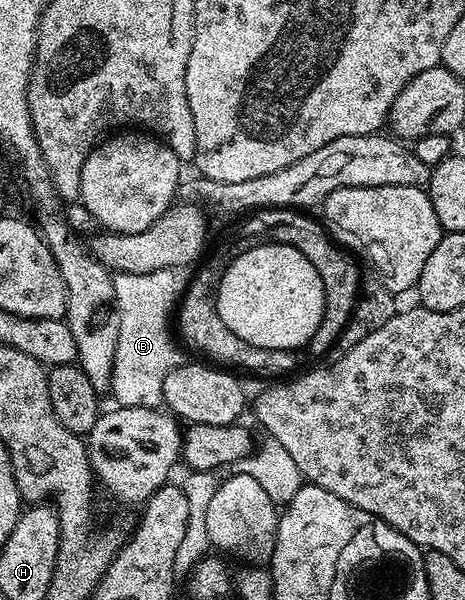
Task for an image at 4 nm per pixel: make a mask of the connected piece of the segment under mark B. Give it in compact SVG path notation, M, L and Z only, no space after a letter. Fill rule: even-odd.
M192 264L171 266L162 270L150 271L149 274L114 273L115 306L118 309L117 349L114 354L114 374L111 376L111 395L123 408L159 408L163 404L164 382L173 369L186 363L187 356L181 352L182 347L169 330L169 320L181 301L184 292L194 277Z

